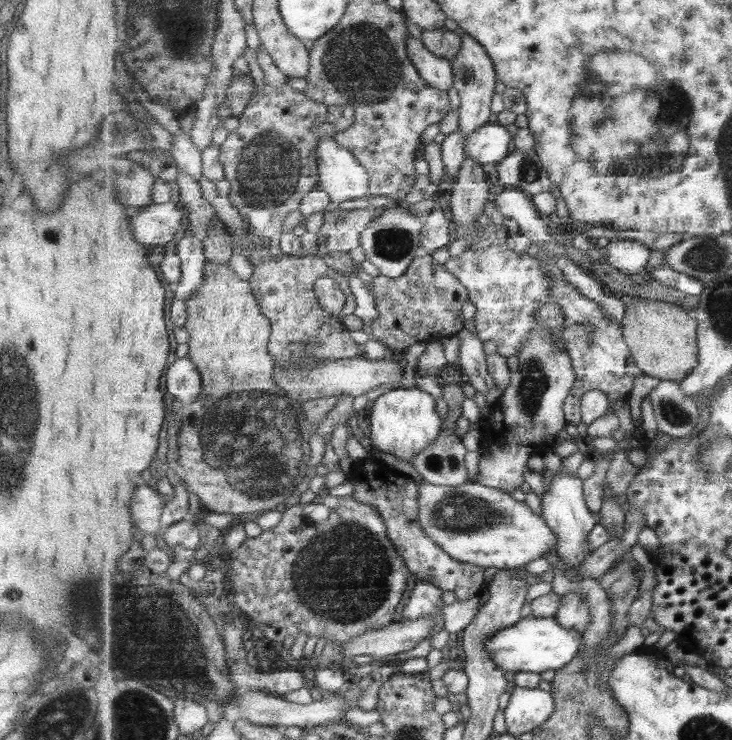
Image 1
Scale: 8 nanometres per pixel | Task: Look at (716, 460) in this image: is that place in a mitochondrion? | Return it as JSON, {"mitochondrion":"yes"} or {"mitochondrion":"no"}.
{"mitochondrion":"yes"}

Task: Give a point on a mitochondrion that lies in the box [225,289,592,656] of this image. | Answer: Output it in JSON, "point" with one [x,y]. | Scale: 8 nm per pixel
{"point":[356,585]}

